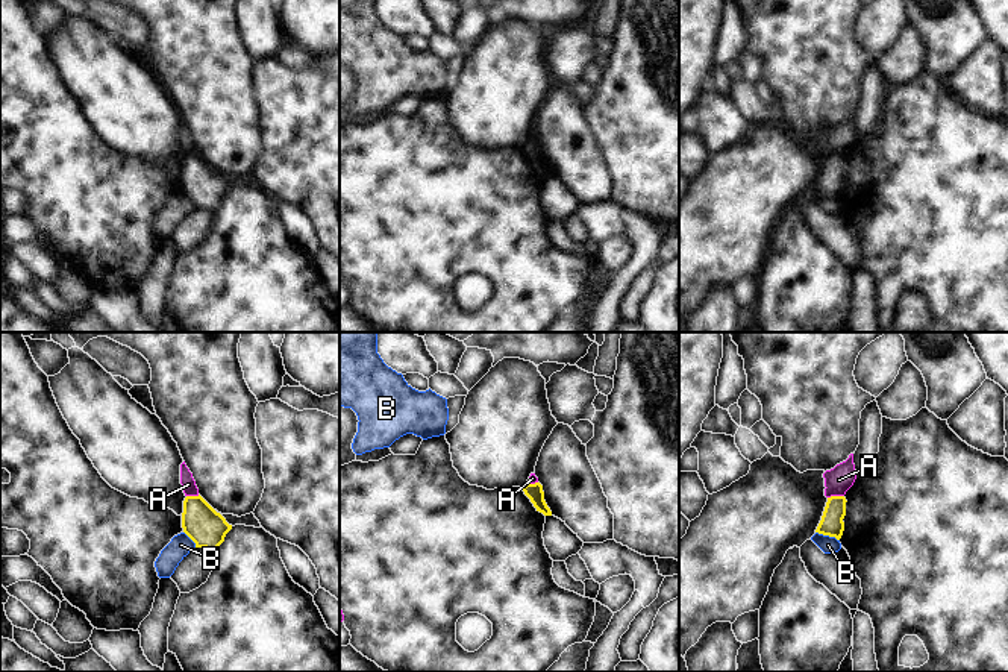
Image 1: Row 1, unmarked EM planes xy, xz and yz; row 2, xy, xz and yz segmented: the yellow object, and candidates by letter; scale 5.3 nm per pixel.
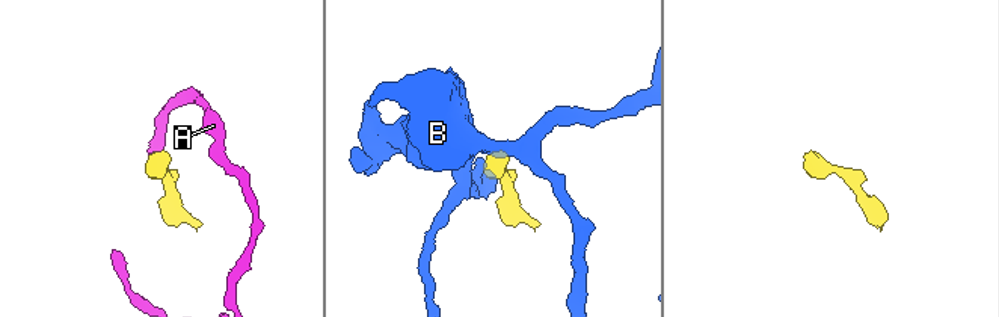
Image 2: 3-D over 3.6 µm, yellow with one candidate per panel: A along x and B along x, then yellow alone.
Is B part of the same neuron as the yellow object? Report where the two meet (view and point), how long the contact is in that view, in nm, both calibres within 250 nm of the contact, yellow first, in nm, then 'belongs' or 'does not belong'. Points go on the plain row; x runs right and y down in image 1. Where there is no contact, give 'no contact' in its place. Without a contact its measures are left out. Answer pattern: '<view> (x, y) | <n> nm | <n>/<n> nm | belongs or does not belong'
yz (828, 194) | 140 nm | 120/90 nm | does not belong

